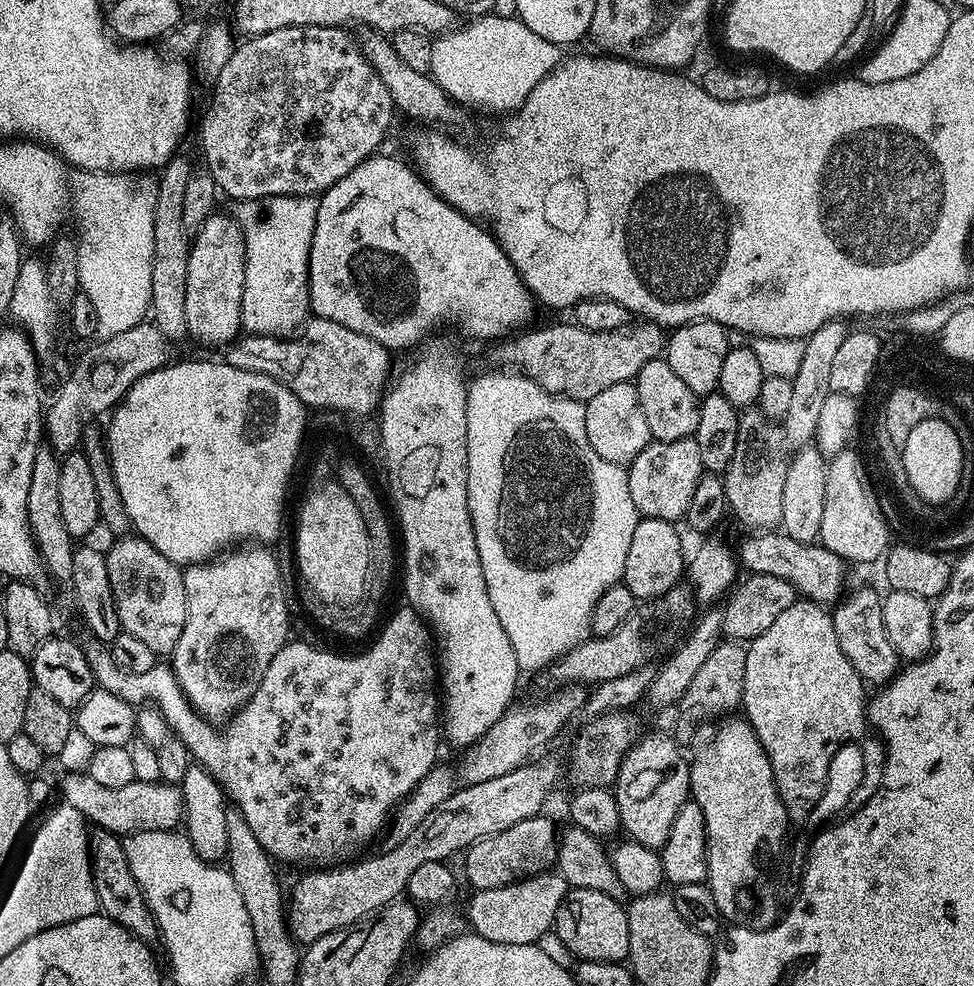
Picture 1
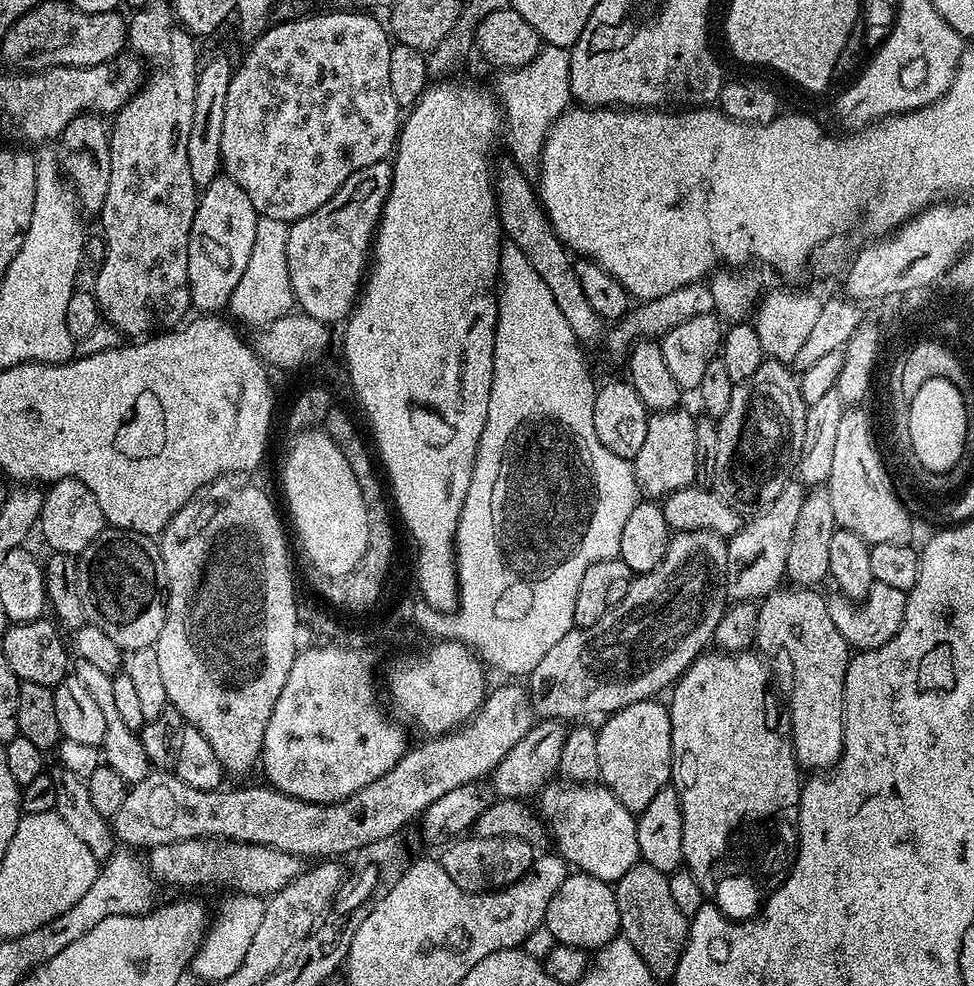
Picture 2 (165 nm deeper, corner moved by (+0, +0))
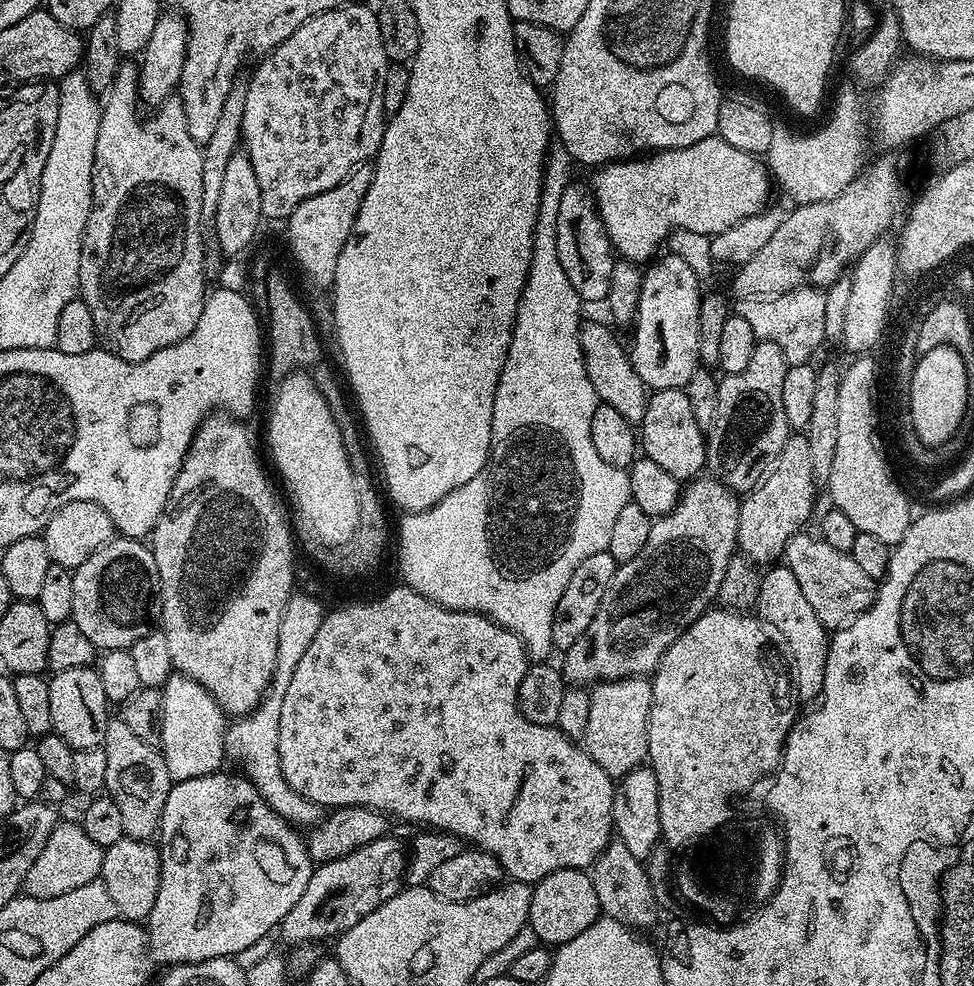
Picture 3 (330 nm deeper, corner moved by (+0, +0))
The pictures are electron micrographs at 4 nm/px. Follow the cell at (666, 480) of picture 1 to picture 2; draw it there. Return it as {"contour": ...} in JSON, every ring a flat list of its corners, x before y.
{"contour":[[677,406,670,412,652,412,646,426,642,450,638,450,632,464,636,487,648,498,663,498,671,492,690,488,696,484,696,421,695,415,683,412]]}

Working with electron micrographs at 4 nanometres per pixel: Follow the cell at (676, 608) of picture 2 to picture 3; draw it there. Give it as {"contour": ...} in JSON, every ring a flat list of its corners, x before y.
{"contour":[[693,479,681,491,676,508,653,519,646,546,633,560,623,561,623,570,616,571,594,622,563,653,565,681,592,686,628,676,647,677,680,633,713,607,726,566,738,548,741,497,718,479,704,479]]}

